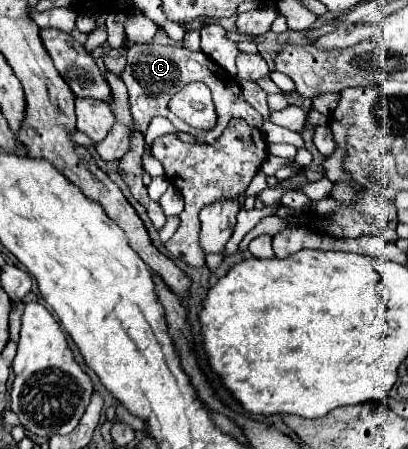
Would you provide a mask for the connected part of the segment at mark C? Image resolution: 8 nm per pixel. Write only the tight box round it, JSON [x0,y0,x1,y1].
[121,43,263,145]

